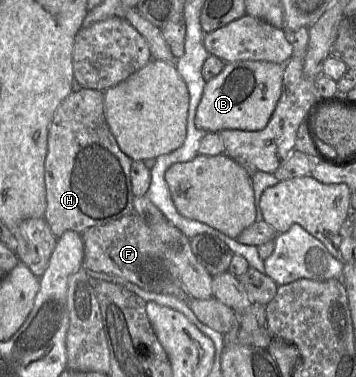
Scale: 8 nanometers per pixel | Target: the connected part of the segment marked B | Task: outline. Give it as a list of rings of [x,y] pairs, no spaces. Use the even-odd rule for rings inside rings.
[[[265,61],[227,63],[220,74],[206,82],[196,111],[195,125],[208,133],[222,130],[263,130],[280,99],[284,65]]]

